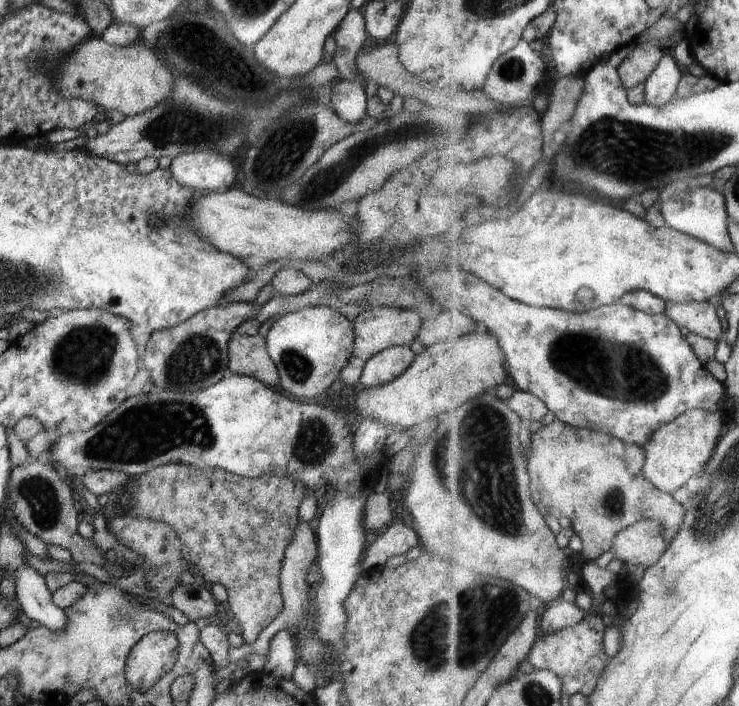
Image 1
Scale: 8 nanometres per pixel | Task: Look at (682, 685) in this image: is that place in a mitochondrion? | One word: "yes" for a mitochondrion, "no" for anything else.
no

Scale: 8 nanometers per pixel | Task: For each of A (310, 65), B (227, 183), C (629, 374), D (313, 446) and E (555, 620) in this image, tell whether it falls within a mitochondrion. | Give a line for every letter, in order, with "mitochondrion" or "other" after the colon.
A: other
B: other
C: mitochondrion
D: mitochondrion
E: other

